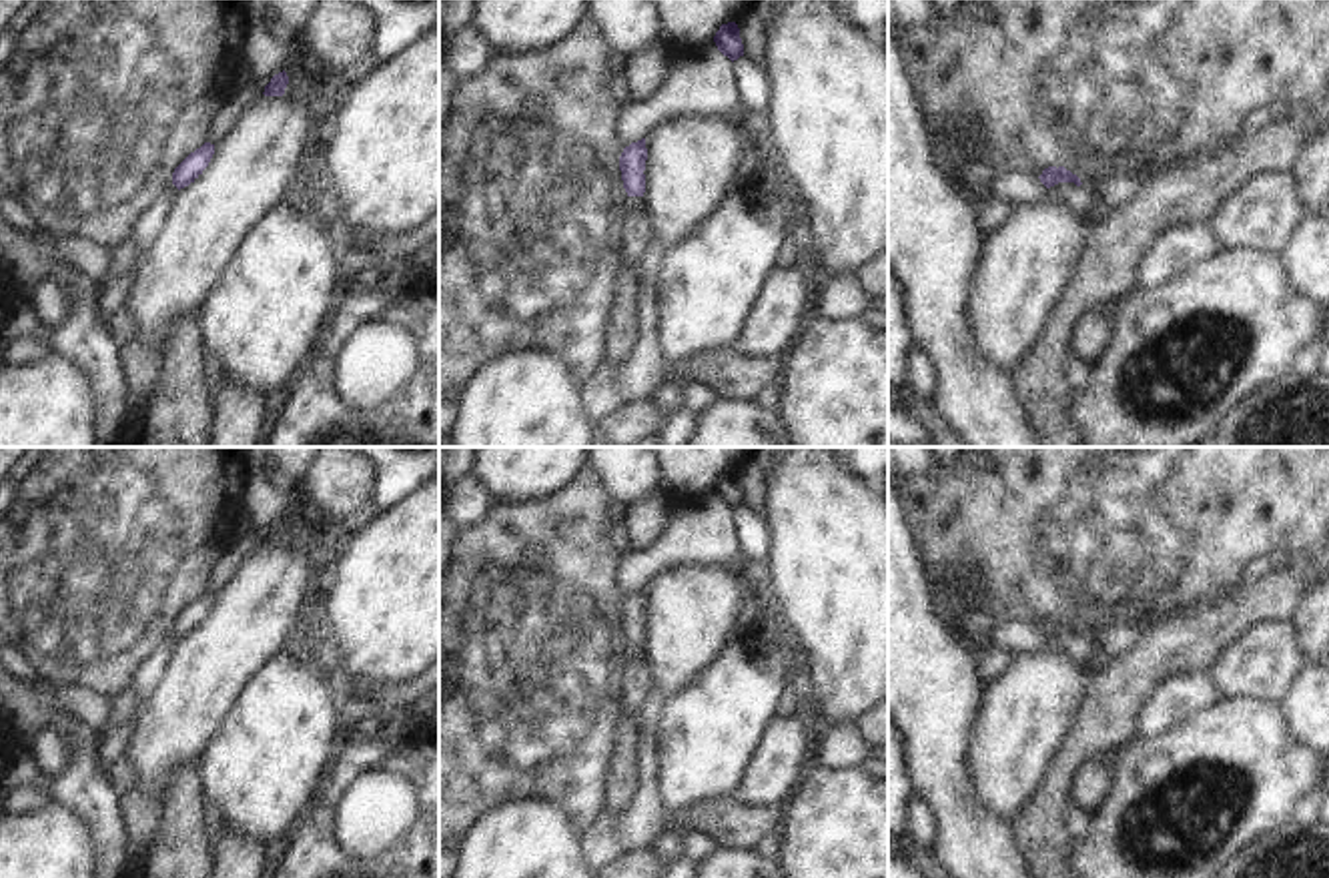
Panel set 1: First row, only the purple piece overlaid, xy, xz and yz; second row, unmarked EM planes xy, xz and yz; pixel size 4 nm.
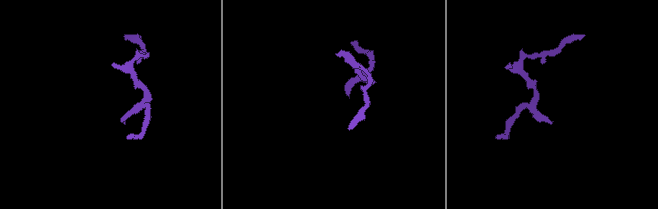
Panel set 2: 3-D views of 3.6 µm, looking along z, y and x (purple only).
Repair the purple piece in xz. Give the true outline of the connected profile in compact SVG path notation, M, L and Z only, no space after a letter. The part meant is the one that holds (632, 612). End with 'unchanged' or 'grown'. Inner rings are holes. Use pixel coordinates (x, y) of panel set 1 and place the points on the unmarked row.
M645 587L631 591L629 595L623 597L619 605L619 619L621 619L621 629L627 645L643 645L645 609L647 609Z | unchanged

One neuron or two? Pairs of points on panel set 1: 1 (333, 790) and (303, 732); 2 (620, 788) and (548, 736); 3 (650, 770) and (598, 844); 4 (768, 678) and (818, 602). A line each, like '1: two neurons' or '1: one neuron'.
1: two neurons
2: two neurons
3: one neuron
4: two neurons

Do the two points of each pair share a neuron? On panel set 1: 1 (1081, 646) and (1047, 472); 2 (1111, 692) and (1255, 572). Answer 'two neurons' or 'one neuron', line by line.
1: two neurons
2: two neurons

